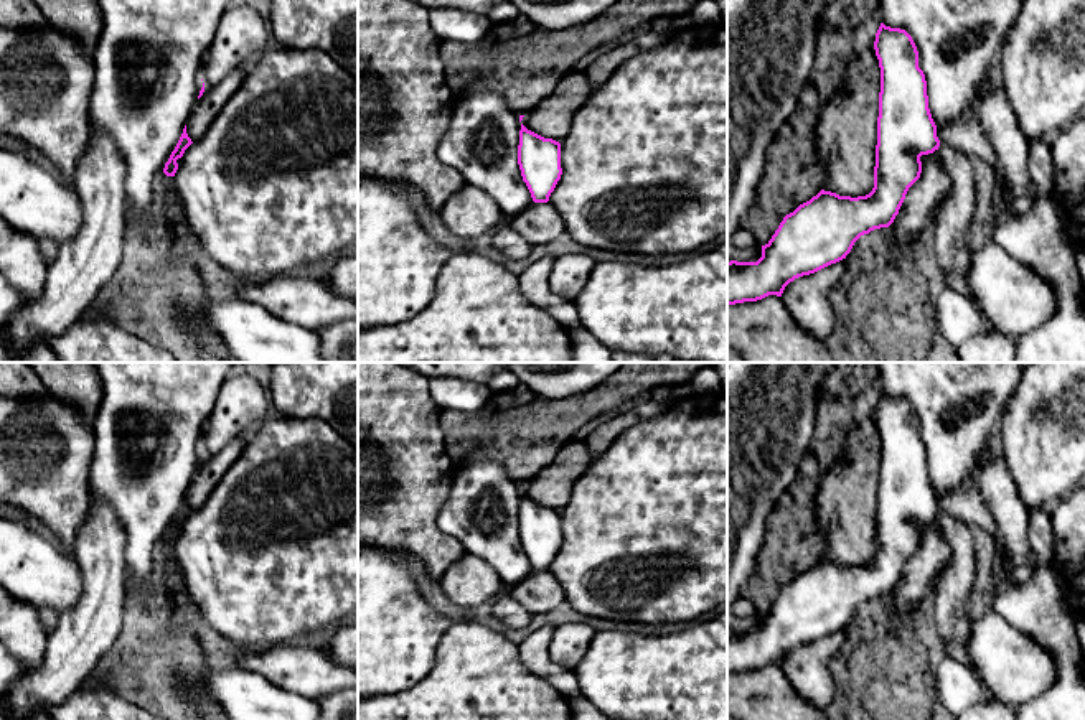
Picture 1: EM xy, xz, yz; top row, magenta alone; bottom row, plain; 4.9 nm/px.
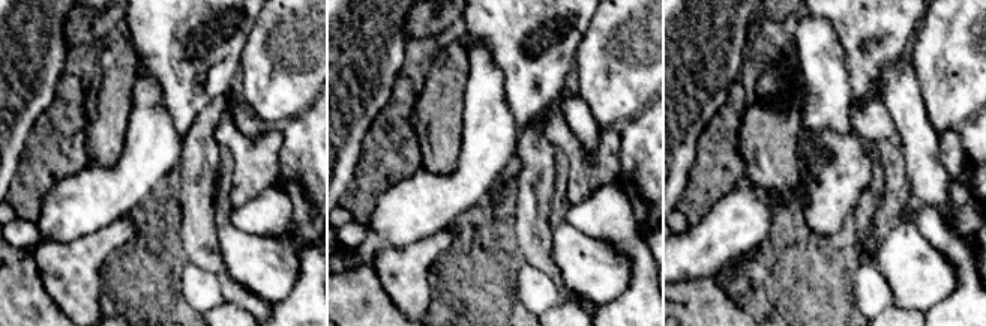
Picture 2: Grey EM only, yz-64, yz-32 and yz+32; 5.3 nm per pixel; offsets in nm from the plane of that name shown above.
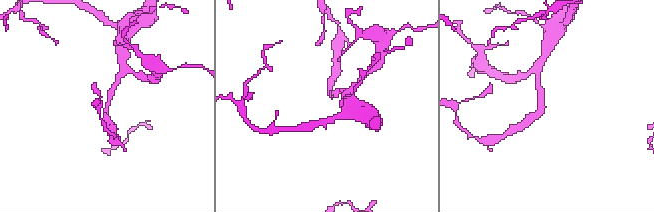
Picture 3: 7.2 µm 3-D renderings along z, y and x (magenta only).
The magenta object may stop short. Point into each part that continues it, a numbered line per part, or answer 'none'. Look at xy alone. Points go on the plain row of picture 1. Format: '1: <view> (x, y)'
none

